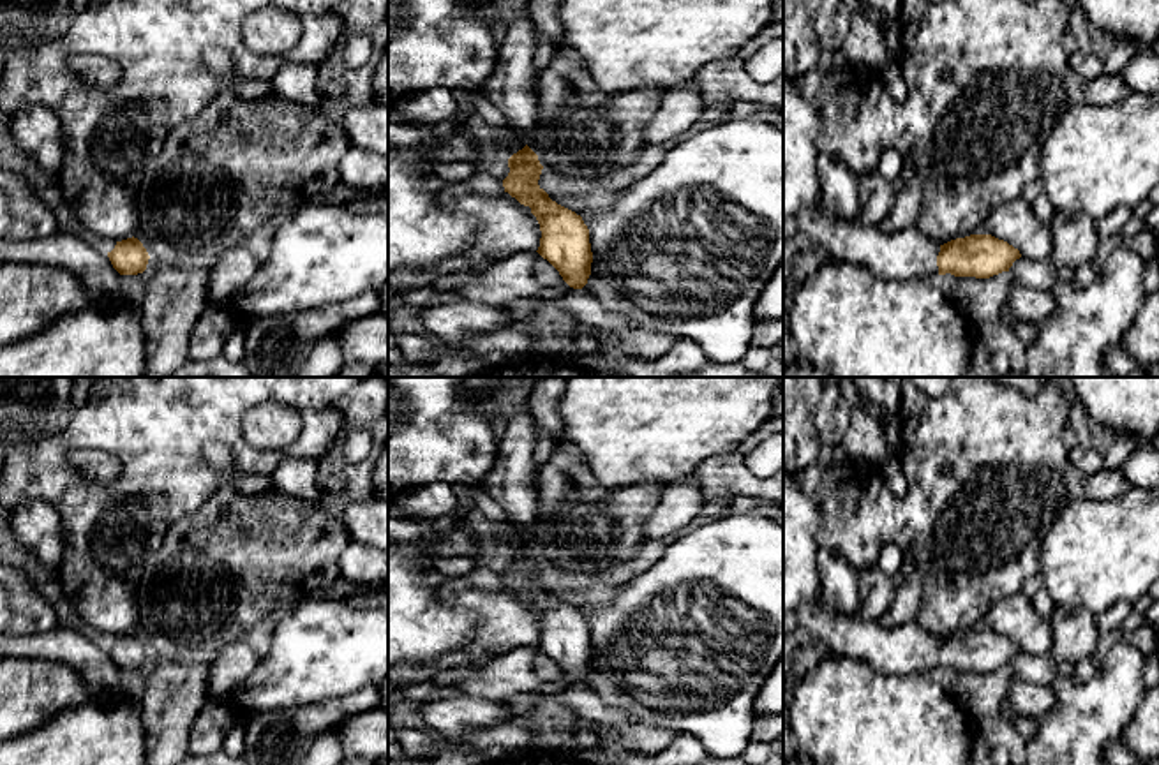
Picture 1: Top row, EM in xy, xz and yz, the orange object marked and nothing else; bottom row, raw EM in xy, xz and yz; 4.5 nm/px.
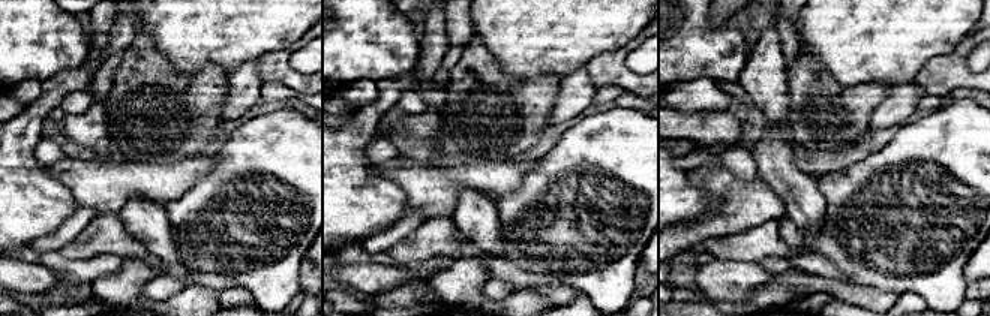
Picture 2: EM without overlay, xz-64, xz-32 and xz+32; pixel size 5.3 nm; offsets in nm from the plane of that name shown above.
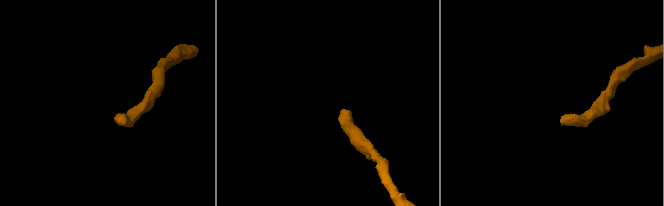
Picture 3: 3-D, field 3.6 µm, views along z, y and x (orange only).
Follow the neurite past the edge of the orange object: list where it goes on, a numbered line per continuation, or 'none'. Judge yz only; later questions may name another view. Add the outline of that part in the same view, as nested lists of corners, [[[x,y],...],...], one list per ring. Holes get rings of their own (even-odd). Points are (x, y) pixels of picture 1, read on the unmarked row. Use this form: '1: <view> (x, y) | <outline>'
1: yz (907, 649) | [[[783,467],[783,613],[794,612],[803,638],[868,661],[886,675],[937,673],[940,638],[917,620],[882,628],[827,612],[819,599],[820,508]]]

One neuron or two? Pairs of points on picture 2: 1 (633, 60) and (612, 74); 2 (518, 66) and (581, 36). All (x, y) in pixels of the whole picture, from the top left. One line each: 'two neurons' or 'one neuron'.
1: two neurons
2: one neuron

